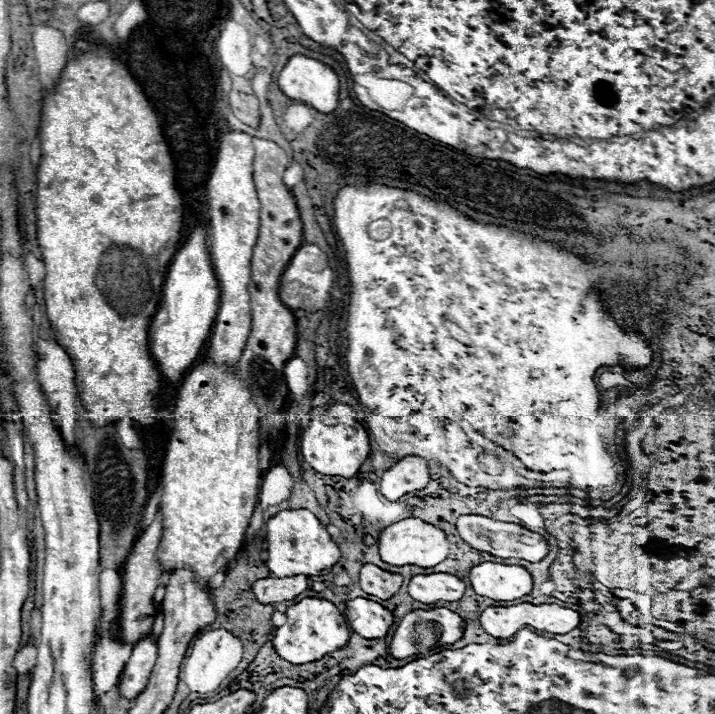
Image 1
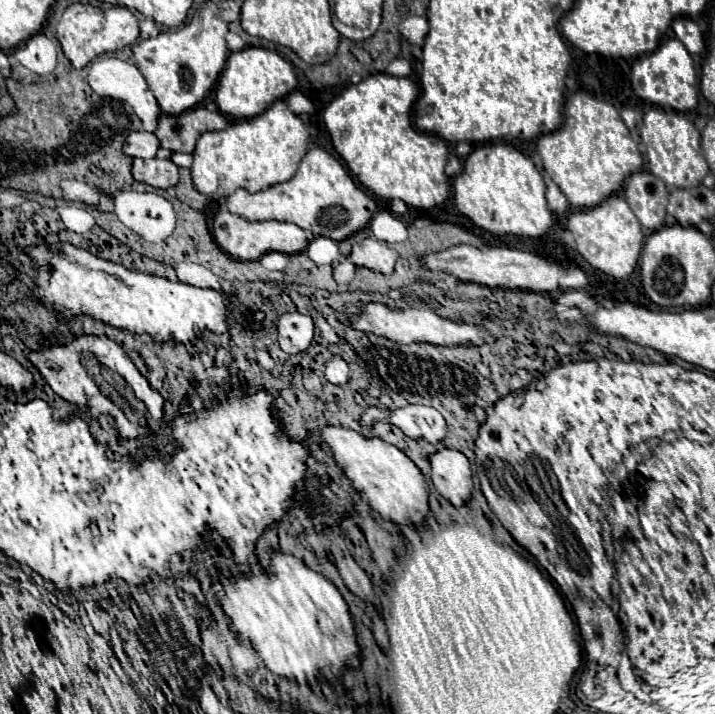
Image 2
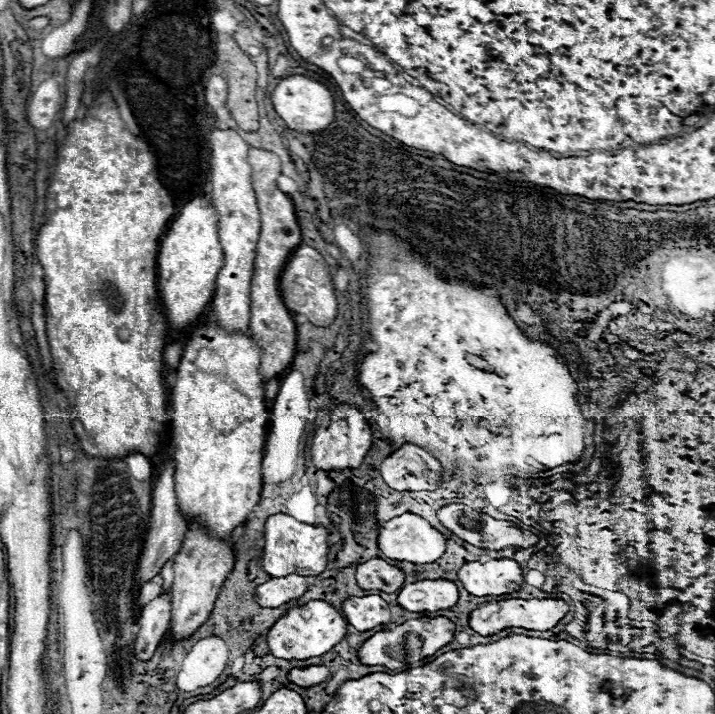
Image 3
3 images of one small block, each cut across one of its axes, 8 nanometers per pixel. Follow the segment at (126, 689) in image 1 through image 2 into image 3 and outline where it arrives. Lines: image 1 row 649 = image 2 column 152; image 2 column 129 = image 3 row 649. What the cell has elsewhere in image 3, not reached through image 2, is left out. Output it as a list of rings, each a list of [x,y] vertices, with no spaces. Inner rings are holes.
[[[172,588],[166,590],[162,596],[150,600],[138,618],[140,630],[136,636],[136,654],[140,660],[150,660],[156,646],[162,642],[166,630],[170,628],[172,618]]]

